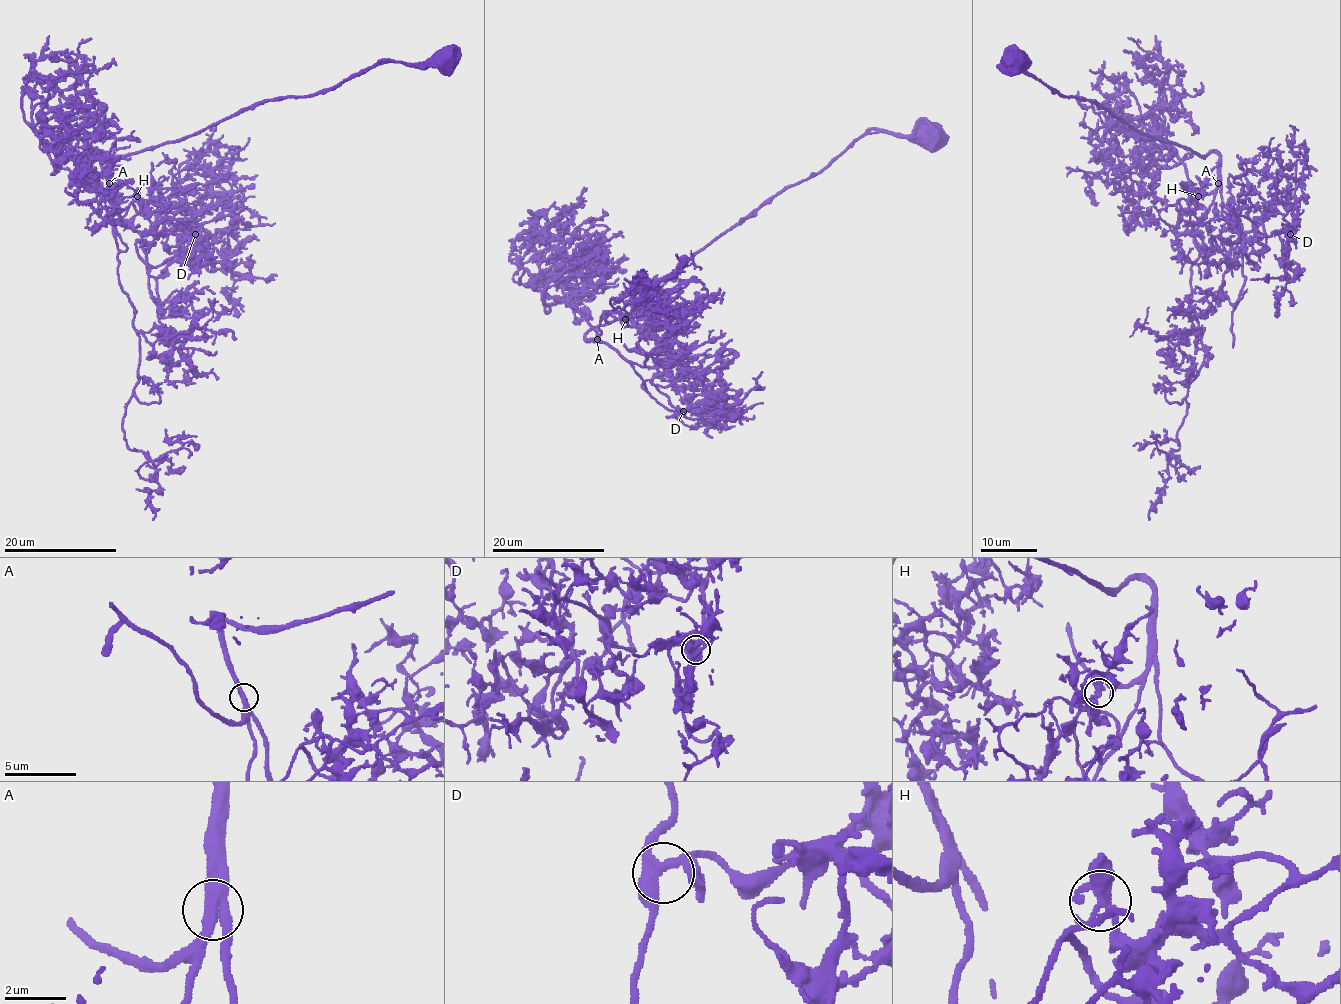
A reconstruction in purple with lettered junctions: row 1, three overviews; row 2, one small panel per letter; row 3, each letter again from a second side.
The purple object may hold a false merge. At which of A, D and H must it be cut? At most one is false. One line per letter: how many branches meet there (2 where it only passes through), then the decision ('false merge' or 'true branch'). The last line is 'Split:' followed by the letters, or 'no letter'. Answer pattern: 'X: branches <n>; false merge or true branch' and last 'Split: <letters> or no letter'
A: branches 3; true branch
D: branches 3; true branch
H: branches 3; true branch
Split: no letter

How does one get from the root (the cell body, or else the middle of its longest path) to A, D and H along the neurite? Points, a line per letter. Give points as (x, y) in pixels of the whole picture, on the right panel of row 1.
A: (1014, 60), (1015, 67), (1011, 61), (1059, 95), (1097, 102), (1133, 129), (1199, 155), (1215, 153), (1218, 184)
D: (1014, 60), (1059, 95), (1097, 102), (1199, 155), (1215, 153), (1228, 223), (1252, 231), (1284, 202), (1290, 234)
H: (1014, 60), (1059, 95), (1097, 102), (1199, 155), (1215, 153), (1216, 192), (1195, 230), (1188, 207), (1198, 196)

